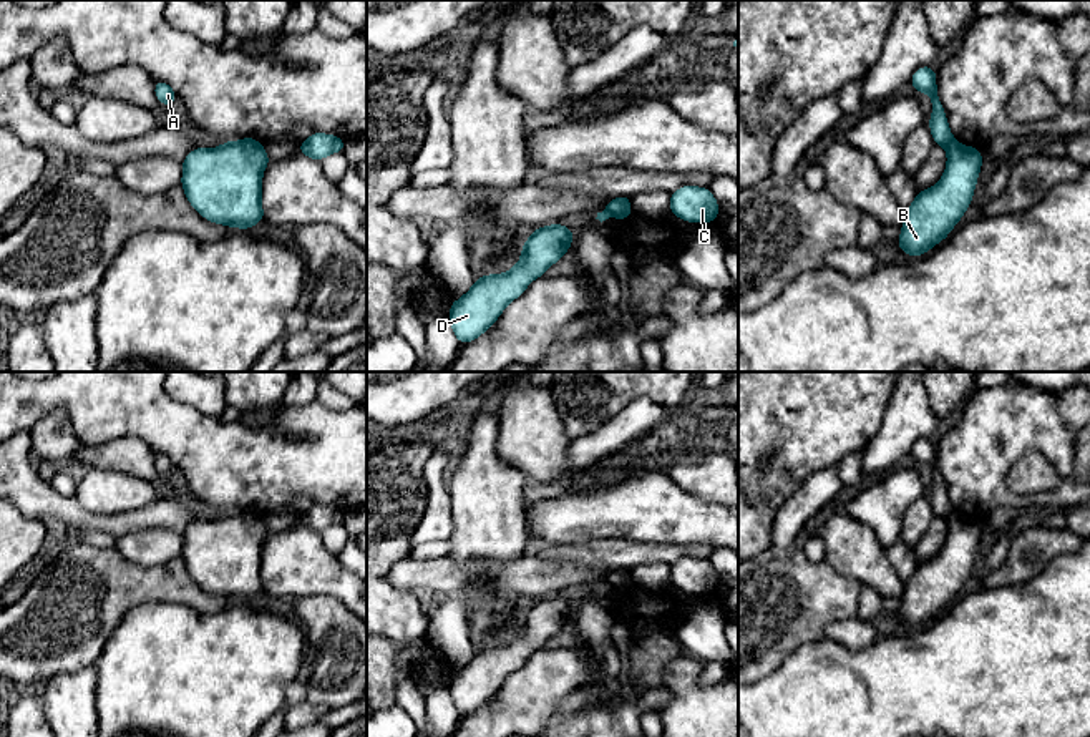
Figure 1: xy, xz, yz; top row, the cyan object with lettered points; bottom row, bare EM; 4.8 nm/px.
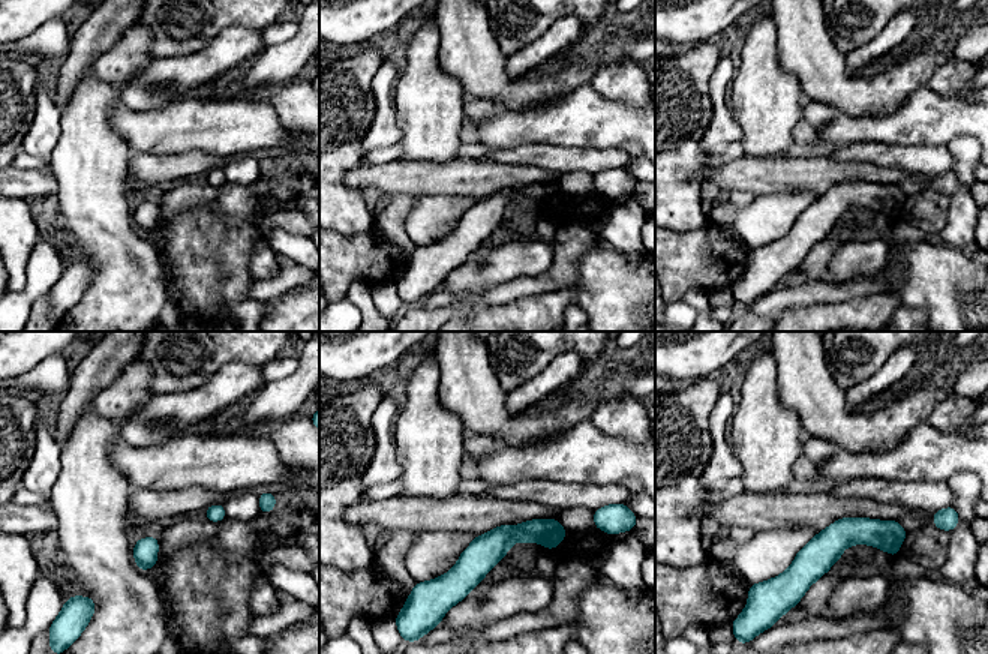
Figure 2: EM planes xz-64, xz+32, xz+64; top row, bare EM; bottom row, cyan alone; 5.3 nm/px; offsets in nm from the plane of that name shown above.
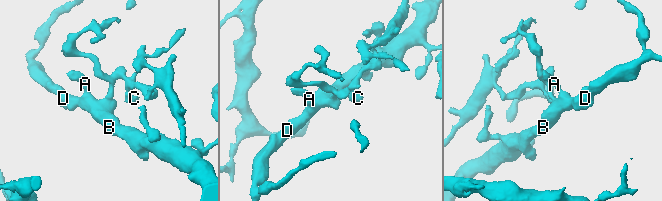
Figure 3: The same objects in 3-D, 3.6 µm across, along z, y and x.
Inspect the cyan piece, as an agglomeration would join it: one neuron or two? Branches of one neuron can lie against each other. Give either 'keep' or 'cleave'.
cleave

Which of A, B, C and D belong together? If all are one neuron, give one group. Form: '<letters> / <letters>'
A B D / C

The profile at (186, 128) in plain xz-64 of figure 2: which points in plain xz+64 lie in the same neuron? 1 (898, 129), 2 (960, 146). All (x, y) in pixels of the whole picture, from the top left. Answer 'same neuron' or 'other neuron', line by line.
1: same neuron
2: other neuron

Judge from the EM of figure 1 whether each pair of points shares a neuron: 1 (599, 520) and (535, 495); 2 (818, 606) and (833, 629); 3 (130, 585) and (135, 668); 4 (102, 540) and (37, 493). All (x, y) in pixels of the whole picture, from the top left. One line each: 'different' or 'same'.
1: different
2: different
3: different
4: different

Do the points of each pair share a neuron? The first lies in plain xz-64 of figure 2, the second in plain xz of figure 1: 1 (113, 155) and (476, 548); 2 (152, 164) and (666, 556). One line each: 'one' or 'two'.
1: one
2: one

